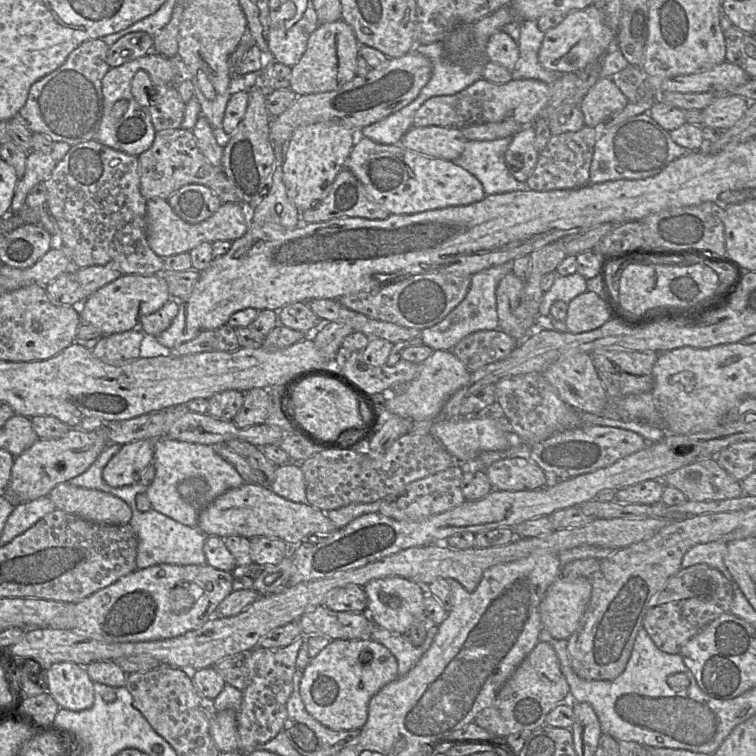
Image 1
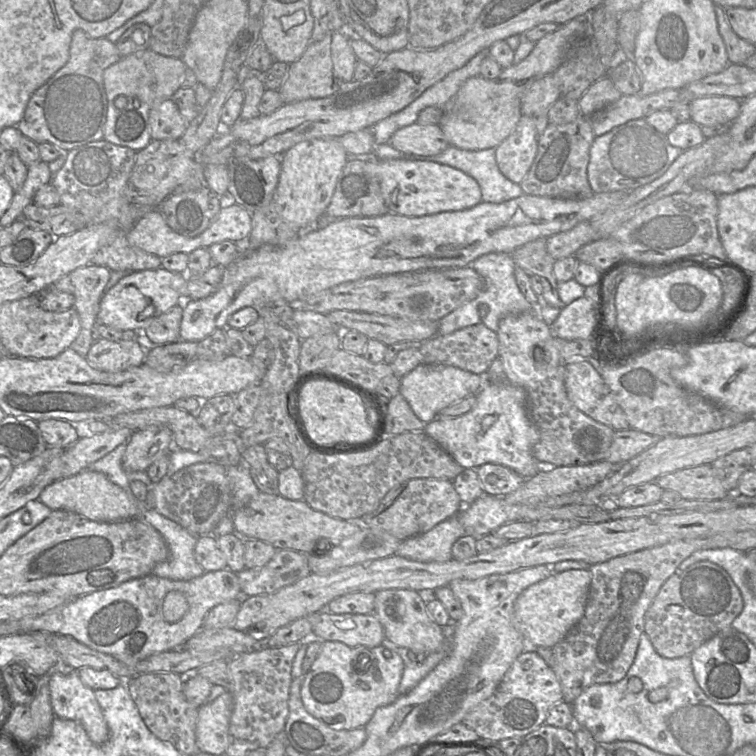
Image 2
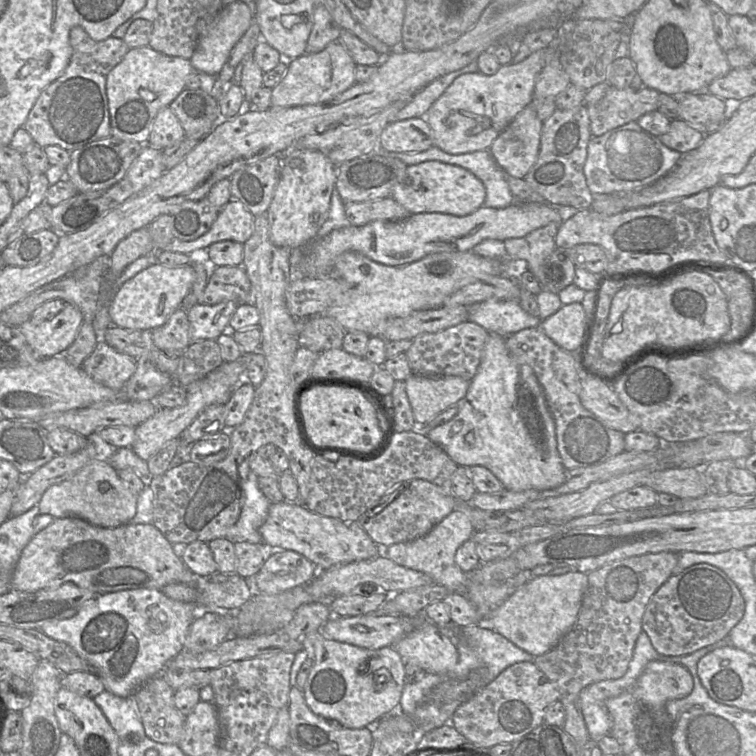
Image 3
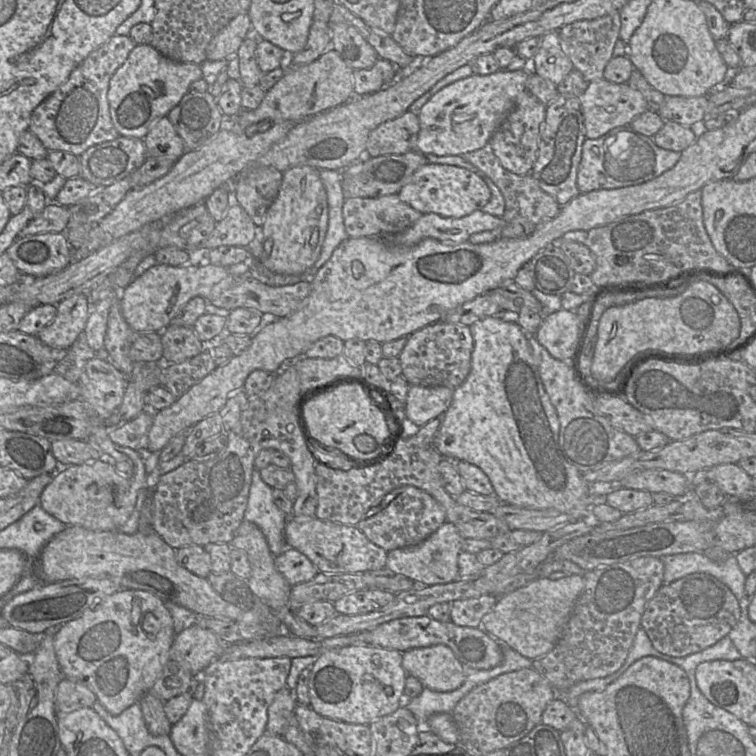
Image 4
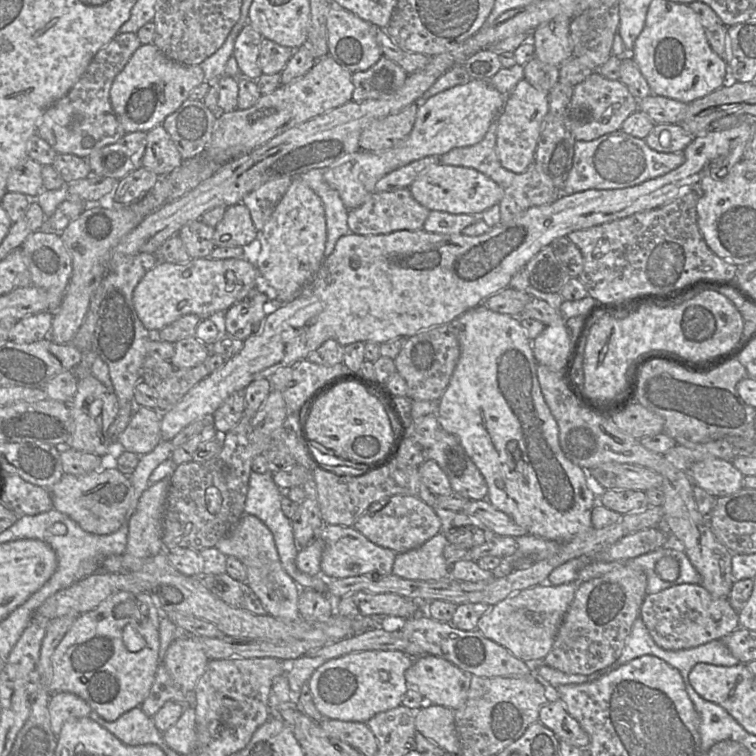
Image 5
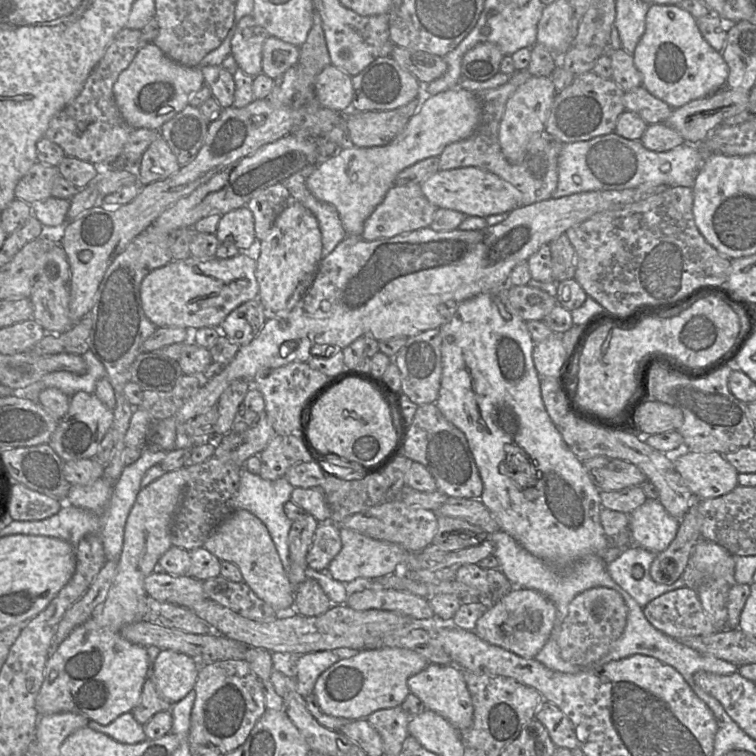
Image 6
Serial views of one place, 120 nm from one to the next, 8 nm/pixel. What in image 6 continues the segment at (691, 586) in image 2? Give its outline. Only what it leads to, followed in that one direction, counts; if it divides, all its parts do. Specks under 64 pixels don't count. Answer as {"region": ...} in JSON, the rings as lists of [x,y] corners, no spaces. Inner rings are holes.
{"region":[[[679,587],[654,598],[643,607],[643,614],[655,629],[674,639],[709,635],[727,628],[716,626],[704,610],[697,591],[688,587]]]}

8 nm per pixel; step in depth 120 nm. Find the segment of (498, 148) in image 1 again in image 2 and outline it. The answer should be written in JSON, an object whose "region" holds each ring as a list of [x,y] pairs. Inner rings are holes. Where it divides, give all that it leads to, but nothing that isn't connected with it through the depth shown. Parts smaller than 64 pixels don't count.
{"region":[[[449,146],[436,156],[421,159],[448,165],[464,172],[479,184],[483,202],[502,203],[520,197],[523,190],[519,184],[510,181],[500,172],[495,150],[496,148],[463,150]]]}

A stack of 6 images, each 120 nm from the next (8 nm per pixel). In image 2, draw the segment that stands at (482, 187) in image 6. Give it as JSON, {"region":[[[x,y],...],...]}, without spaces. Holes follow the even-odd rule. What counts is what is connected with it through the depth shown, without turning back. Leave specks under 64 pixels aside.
{"region":[[[371,157],[369,159],[373,159],[375,161],[375,176],[377,177],[377,179],[379,181],[380,190],[381,190],[383,199],[389,210],[388,213],[395,213],[395,214],[403,215],[406,217],[422,217],[422,216],[427,216],[427,215],[438,214],[441,212],[466,210],[466,209],[472,208],[482,202],[481,188],[480,188],[479,184],[477,183],[477,181],[475,179],[473,179],[472,177],[470,177],[469,175],[465,174],[464,172],[462,172],[458,169],[455,169],[453,167],[450,167],[448,165],[442,165],[440,163],[436,163],[436,162],[426,160],[426,159],[421,159],[421,158],[378,160],[378,159],[375,159],[374,157]]]}

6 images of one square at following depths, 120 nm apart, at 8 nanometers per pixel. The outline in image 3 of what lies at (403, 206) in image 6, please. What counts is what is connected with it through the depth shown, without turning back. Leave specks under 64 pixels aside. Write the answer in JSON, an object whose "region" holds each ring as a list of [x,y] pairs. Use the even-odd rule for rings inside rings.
{"region":[[[391,196],[366,202],[345,203],[345,212],[351,226],[363,226],[376,220],[402,221],[411,215]]]}

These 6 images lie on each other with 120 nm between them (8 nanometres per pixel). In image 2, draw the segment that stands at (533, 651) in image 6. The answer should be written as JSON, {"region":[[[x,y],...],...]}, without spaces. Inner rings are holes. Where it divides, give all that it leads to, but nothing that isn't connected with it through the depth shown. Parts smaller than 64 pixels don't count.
{"region":[[[571,569],[552,573],[522,591],[514,603],[514,626],[524,636],[526,646],[553,648],[563,640],[584,614],[590,583],[589,569]]]}

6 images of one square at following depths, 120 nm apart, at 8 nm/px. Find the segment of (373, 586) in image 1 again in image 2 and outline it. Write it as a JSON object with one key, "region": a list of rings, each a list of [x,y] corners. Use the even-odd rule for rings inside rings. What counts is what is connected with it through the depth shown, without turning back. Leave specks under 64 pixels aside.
{"region":[[[386,589],[375,593],[374,614],[380,621],[385,638],[398,647],[430,654],[440,650],[446,642],[443,628],[439,626],[426,609],[426,603],[419,593],[409,589]]]}

